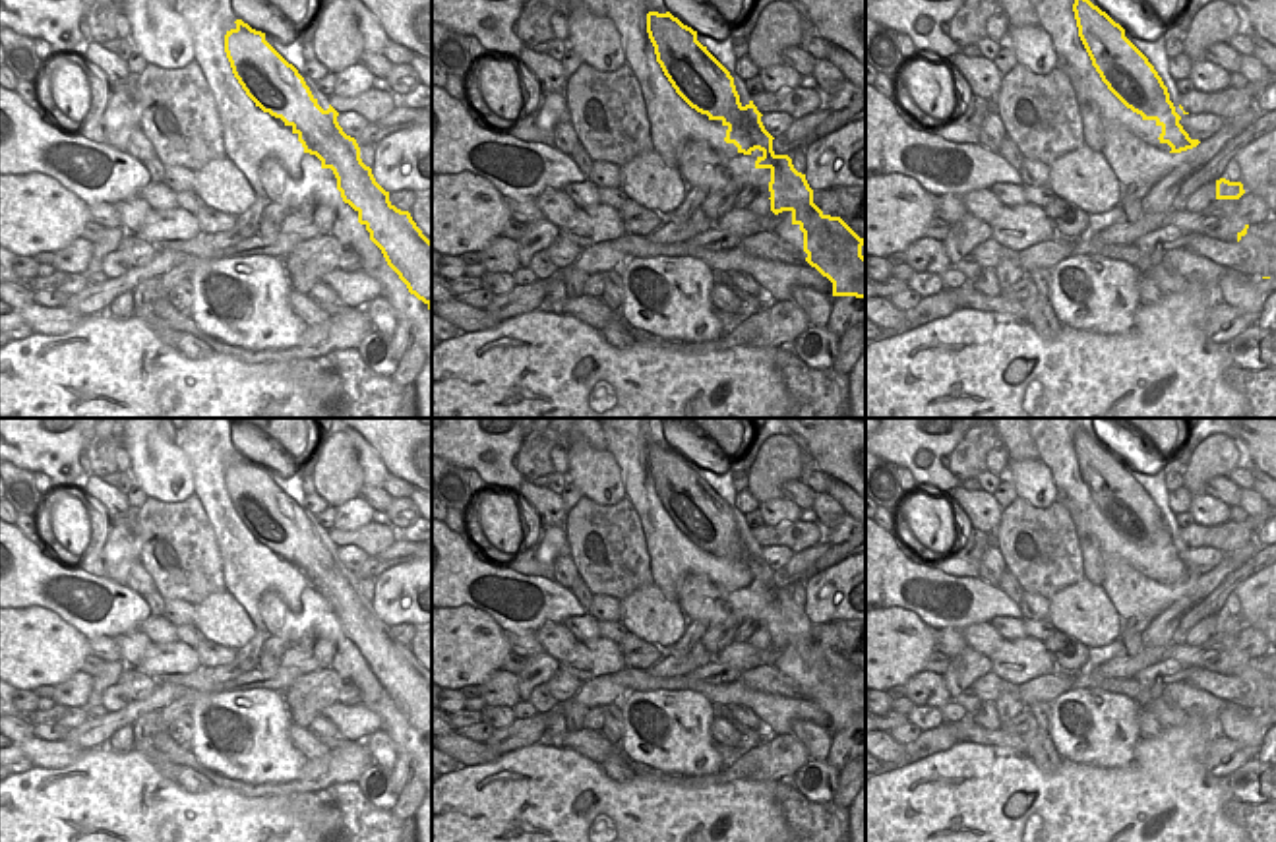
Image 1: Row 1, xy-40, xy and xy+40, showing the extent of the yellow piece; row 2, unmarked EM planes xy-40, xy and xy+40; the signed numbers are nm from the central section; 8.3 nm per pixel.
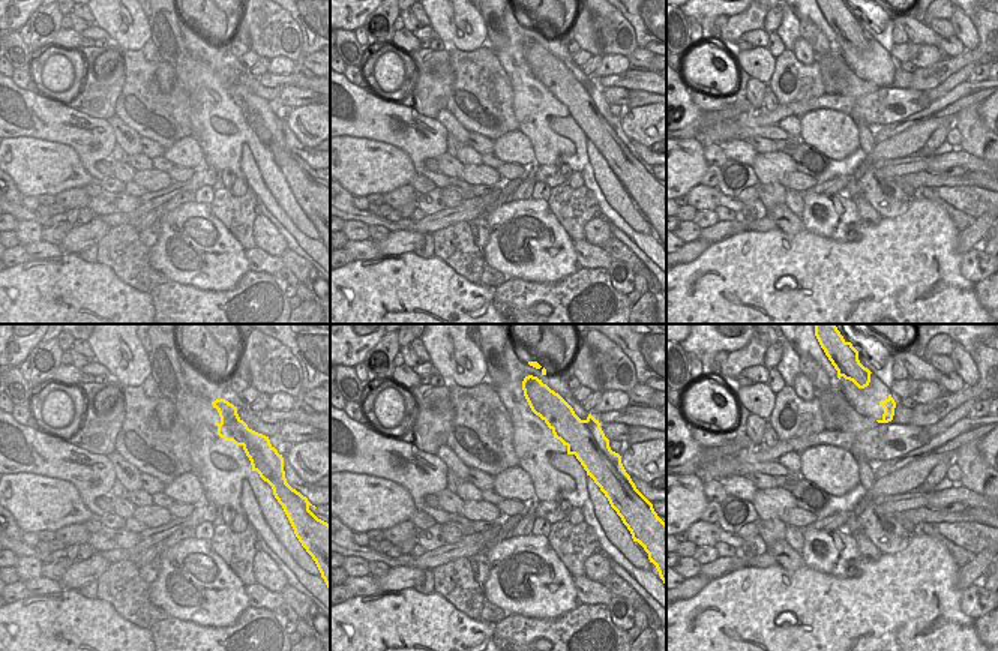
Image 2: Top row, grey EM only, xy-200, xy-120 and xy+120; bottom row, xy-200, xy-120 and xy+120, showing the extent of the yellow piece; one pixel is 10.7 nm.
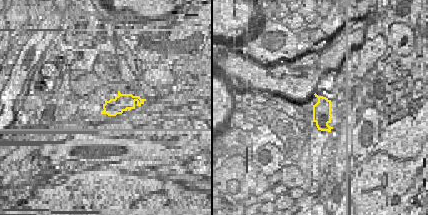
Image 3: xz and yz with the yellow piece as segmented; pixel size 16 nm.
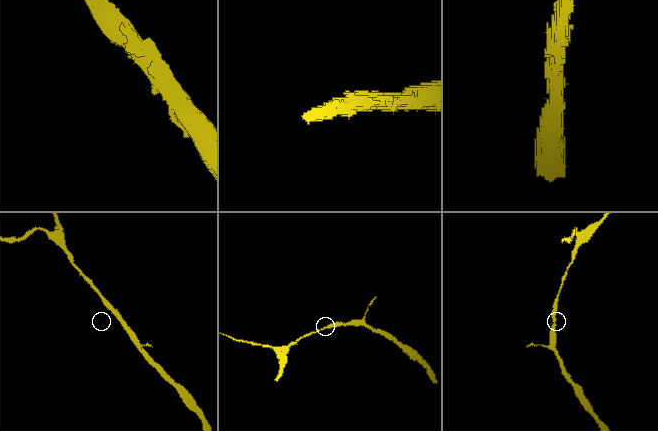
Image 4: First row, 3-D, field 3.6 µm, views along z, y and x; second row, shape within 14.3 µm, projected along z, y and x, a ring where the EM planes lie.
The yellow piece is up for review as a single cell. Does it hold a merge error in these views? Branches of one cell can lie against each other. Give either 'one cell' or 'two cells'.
one cell

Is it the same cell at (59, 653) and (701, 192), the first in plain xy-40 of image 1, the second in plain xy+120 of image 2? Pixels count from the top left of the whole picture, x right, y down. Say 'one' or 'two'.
two

